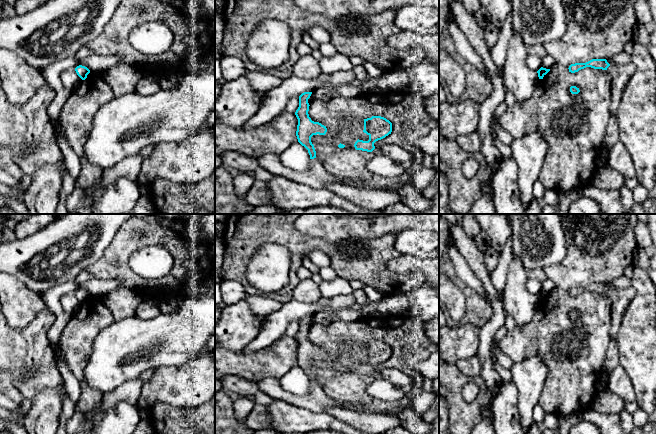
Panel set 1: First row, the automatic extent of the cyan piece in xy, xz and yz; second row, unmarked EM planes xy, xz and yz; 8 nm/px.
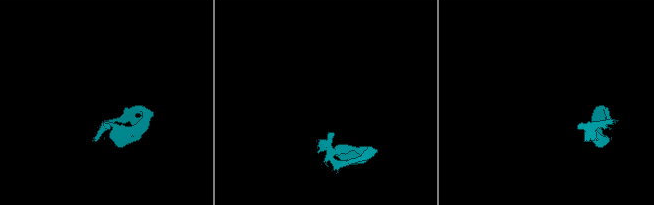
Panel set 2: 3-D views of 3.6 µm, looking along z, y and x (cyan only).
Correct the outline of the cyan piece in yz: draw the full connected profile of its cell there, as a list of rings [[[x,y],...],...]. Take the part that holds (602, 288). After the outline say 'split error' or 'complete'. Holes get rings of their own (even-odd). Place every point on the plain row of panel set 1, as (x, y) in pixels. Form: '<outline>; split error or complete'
[[[592,283],[586,287],[575,287],[569,290],[569,296],[575,297],[586,291],[606,294],[611,300],[610,338],[616,339],[625,310],[635,296],[635,289],[629,286],[624,289],[610,289],[606,283]]]; split error

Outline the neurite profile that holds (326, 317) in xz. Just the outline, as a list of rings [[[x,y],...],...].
[[[325,310],[319,311],[314,314],[308,323],[309,329],[311,329],[314,325],[323,325],[327,326],[336,321],[336,317],[340,310]]]

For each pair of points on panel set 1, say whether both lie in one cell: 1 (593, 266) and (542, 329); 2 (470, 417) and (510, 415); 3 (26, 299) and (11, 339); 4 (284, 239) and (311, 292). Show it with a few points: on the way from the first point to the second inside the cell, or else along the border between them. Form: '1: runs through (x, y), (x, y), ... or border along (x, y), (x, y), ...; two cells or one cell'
1: runs through (575, 276), (561, 290), (560, 308), (557, 311); one cell
2: border along (494, 395), (491, 409); two cells
3: border along (35, 316), (28, 324), (21, 328), (10, 327); two cells
4: border along (301, 280), (295, 288), (292, 298); two cells

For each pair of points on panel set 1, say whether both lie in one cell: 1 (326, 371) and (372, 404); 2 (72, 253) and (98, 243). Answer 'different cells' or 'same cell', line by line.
1: same cell
2: same cell

